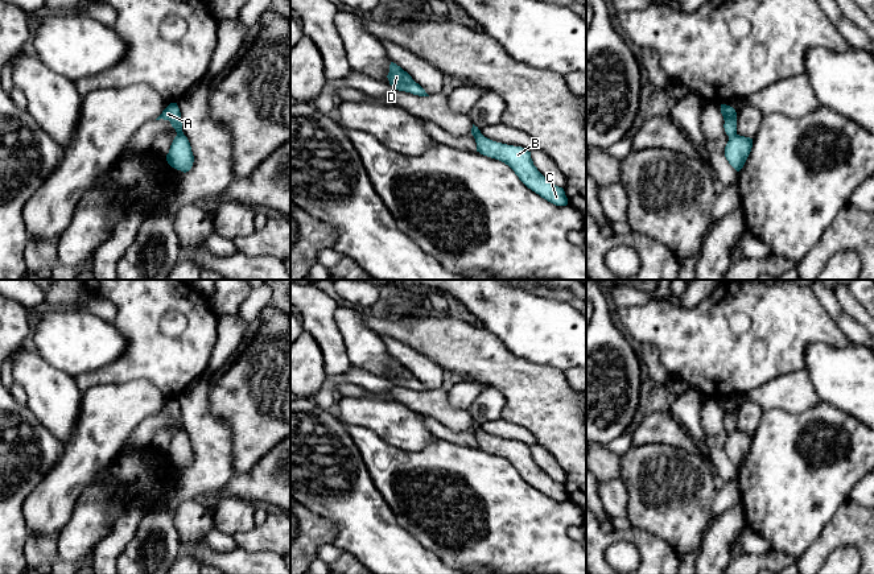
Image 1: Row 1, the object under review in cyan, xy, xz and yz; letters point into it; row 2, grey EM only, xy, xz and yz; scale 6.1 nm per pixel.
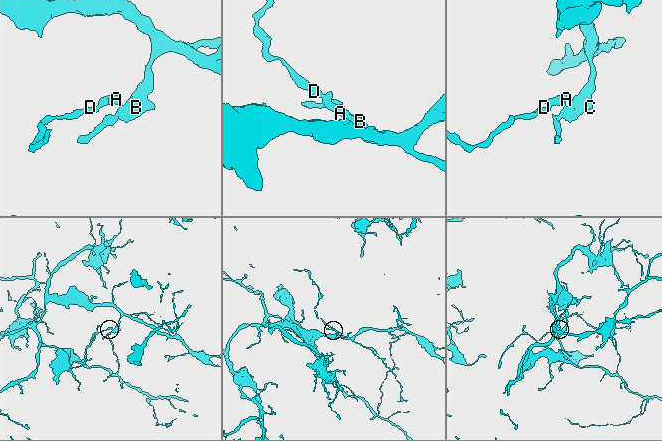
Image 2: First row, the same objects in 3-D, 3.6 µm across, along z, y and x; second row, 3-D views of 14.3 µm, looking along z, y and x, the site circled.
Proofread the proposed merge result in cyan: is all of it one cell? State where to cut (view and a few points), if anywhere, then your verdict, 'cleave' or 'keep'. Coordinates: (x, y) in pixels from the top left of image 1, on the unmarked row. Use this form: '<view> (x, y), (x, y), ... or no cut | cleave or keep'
yz (736, 429), (729, 434) | cleave

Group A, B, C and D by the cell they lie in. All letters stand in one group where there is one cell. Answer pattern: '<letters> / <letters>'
A D / B C

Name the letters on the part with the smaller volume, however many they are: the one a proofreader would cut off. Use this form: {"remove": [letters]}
{"remove": ["A", "D"]}

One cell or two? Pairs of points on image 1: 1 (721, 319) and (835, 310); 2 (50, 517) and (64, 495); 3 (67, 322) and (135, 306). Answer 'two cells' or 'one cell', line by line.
1: two cells
2: one cell
3: two cells

